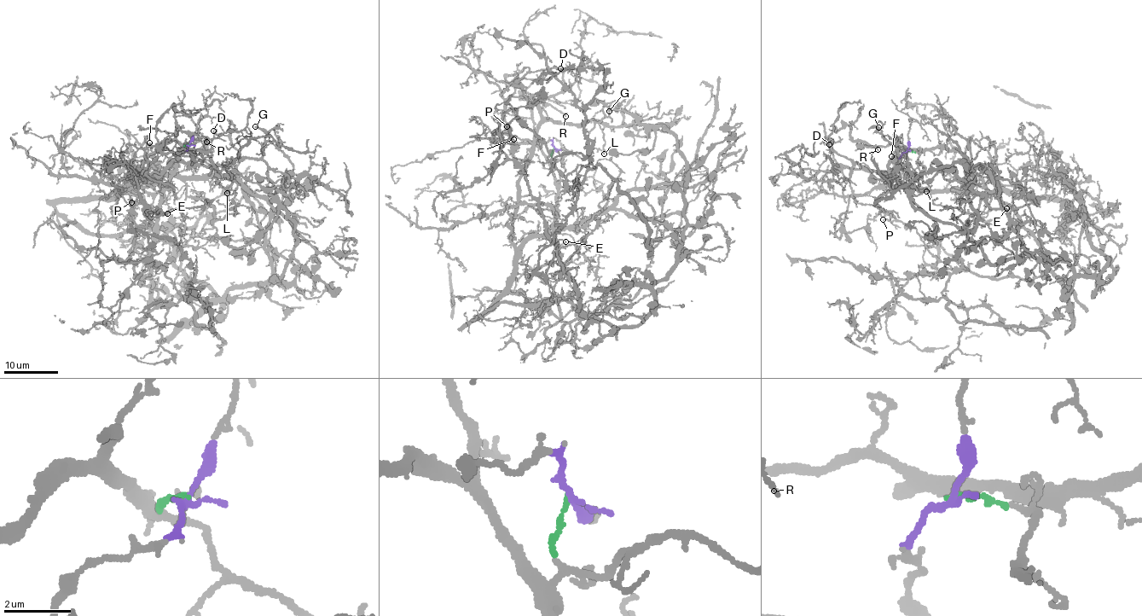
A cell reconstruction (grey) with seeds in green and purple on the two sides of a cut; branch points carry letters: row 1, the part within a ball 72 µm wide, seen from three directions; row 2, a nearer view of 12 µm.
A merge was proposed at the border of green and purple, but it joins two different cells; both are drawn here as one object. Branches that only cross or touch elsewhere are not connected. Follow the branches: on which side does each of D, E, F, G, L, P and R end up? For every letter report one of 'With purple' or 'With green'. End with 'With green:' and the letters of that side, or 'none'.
D: With purple
E: With green
F: With green
G: With purple
L: With purple
P: With green
R: With green
With green: E, F, P, R

